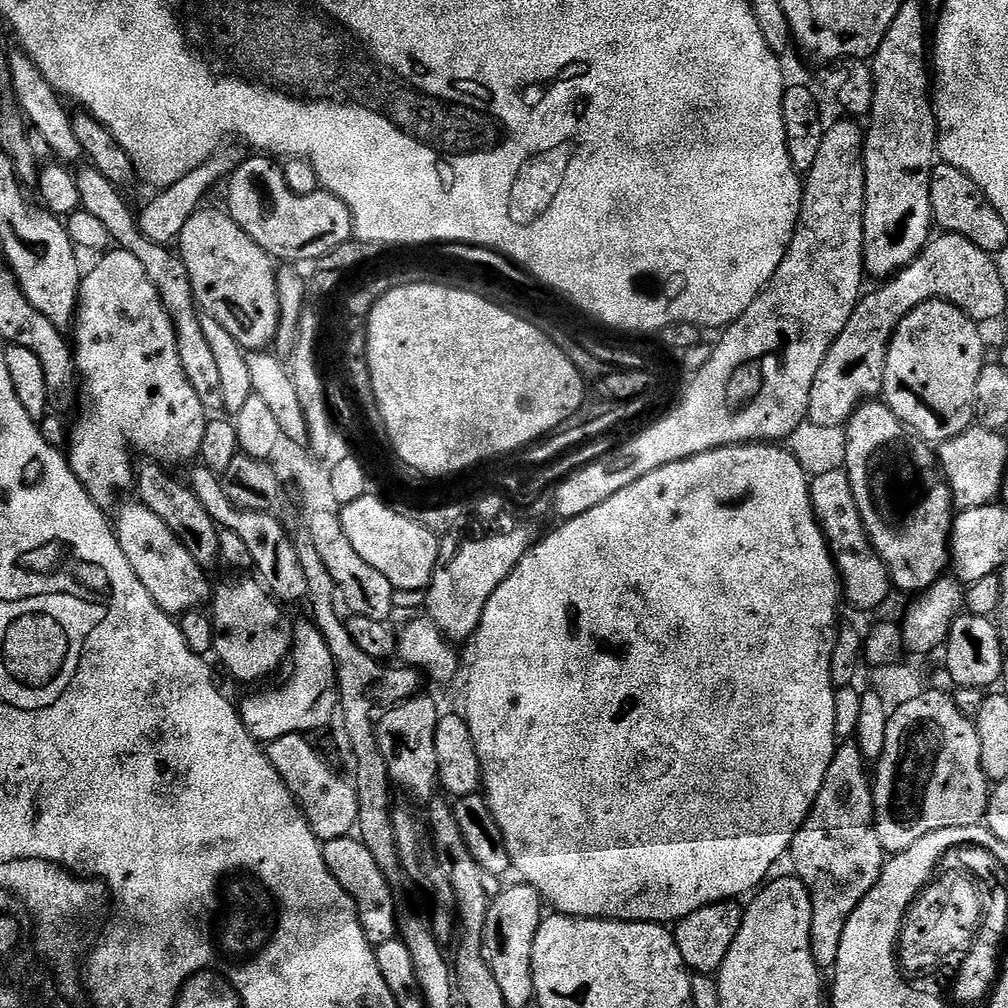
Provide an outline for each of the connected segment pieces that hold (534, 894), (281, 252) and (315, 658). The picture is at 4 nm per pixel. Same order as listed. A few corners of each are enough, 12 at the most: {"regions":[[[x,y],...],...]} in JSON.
{"regions":[[[523,882],[489,903],[484,947],[510,1006],[533,999],[544,917]],[[267,155],[227,178],[228,215],[273,261],[313,262],[353,239],[327,190],[286,186]],[[296,624],[284,688],[239,701],[261,745],[320,732],[338,712],[337,663]]]}

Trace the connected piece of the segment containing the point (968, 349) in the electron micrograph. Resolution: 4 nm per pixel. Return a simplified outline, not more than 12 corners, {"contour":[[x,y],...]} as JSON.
{"contour":[[919,304],[886,358],[883,403],[921,440],[973,427],[977,321]]}

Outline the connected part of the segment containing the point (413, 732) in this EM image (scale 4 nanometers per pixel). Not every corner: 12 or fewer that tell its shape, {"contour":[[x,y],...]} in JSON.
{"contour":[[417,694],[376,724],[390,781],[427,803],[438,788],[440,709]]}

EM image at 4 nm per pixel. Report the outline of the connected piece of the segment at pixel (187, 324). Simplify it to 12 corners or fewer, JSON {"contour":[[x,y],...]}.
{"contour":[[76,172],[81,209],[134,254],[172,319],[182,370],[205,413],[223,413],[186,262],[139,228],[125,193]]}

